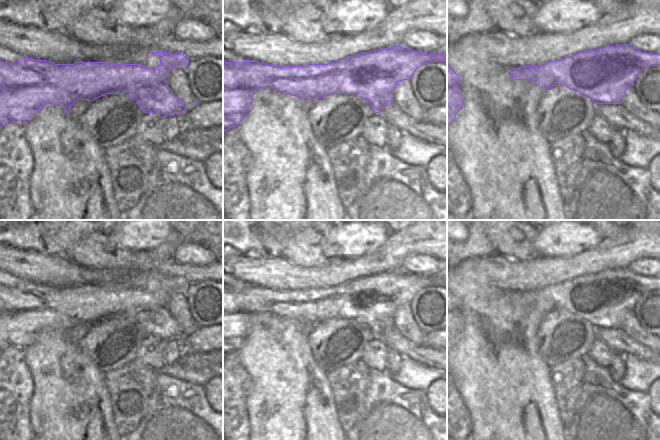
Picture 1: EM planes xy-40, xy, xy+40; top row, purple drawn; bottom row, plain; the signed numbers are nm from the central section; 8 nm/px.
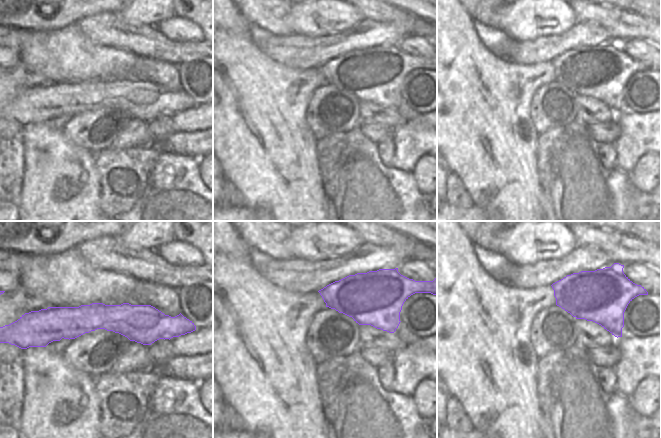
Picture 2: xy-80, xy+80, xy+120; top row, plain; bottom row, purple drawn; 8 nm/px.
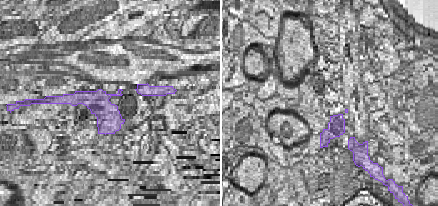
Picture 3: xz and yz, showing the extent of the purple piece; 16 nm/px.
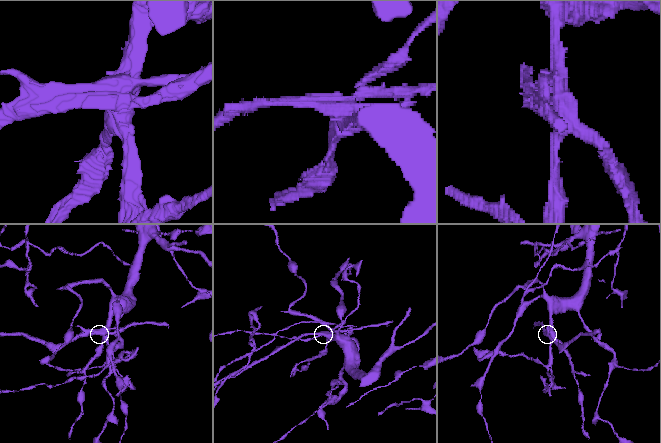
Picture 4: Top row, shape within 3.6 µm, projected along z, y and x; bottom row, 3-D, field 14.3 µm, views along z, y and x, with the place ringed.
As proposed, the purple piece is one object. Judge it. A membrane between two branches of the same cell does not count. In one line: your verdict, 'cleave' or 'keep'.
cleave

